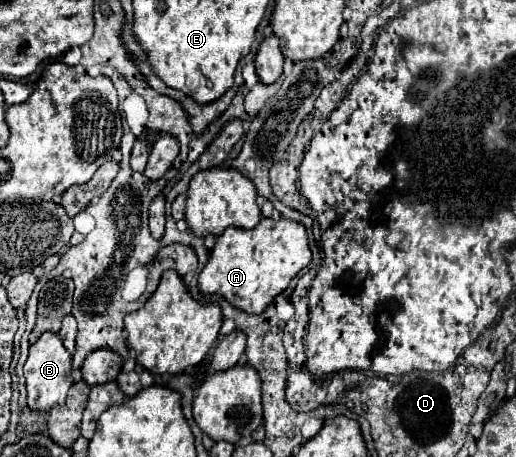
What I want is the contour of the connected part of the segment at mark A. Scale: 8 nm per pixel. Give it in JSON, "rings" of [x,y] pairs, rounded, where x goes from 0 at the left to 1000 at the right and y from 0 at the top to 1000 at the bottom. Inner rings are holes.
{"rings":[[[508,475],[492,501],[438,501],[407,549],[407,567],[384,606],[391,641],[426,641],[446,667],[477,685],[508,685],[543,646],[566,606],[605,567],[593,497],[578,484]]]}

